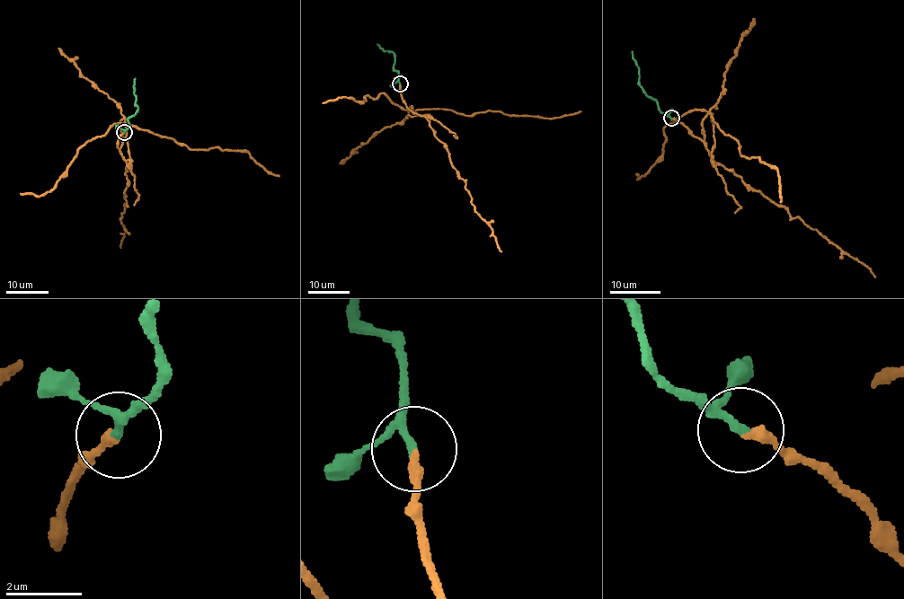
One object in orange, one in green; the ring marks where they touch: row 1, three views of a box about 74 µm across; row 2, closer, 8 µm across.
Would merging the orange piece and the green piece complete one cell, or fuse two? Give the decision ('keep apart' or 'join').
keep apart

